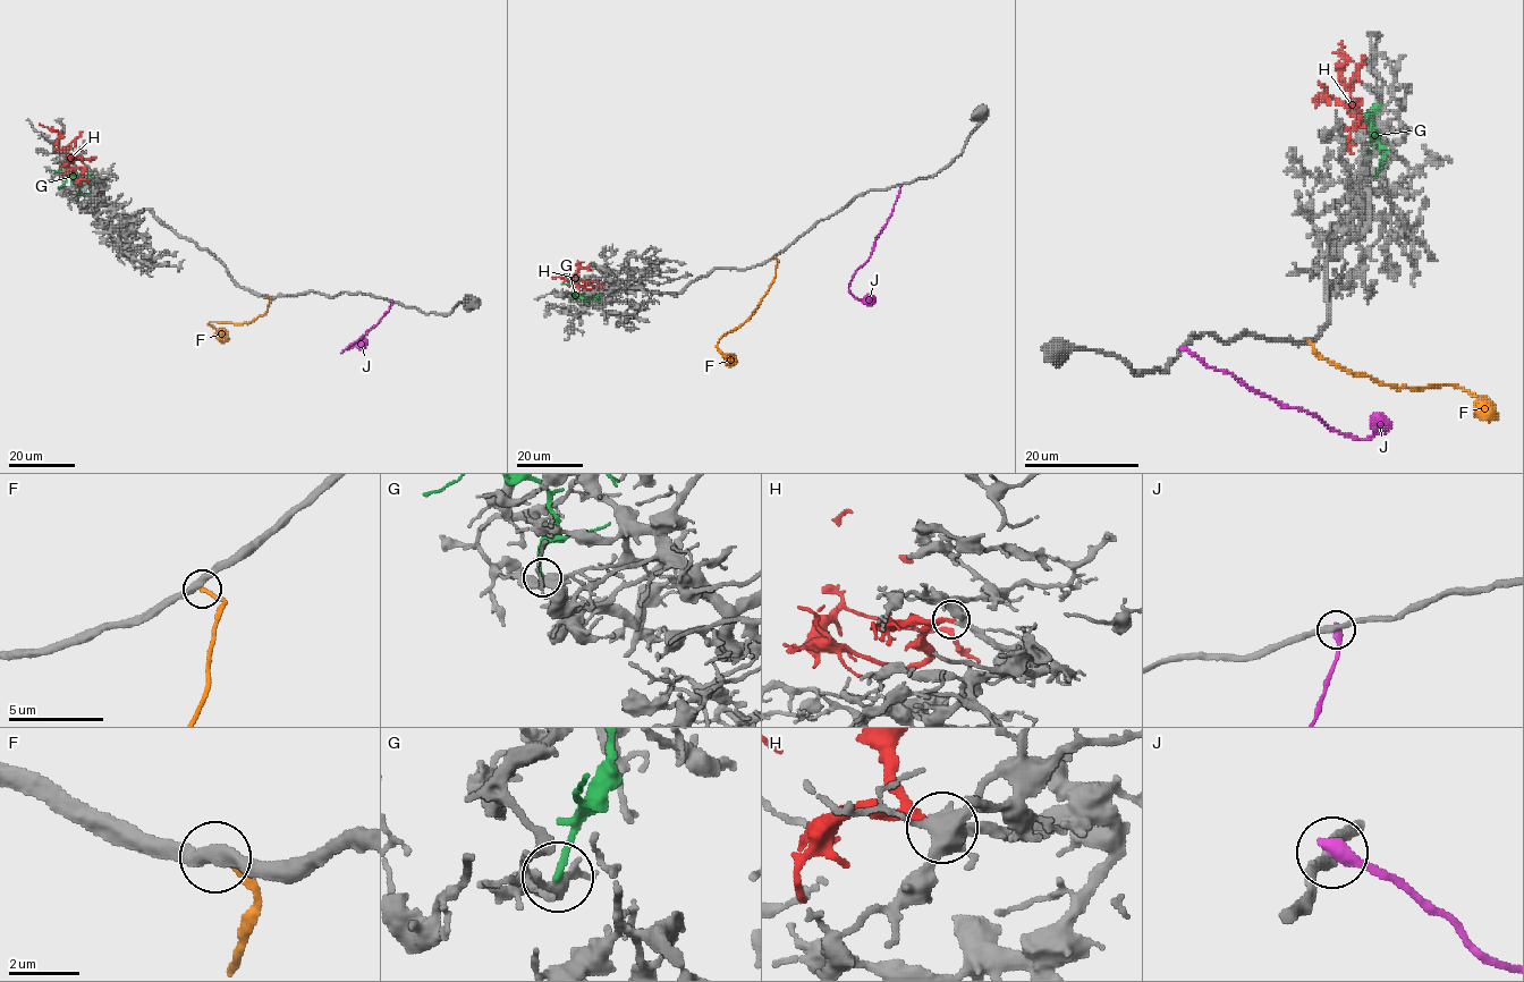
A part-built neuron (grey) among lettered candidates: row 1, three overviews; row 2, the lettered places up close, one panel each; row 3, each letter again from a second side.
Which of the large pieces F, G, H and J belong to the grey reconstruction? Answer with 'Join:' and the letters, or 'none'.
Join: H

